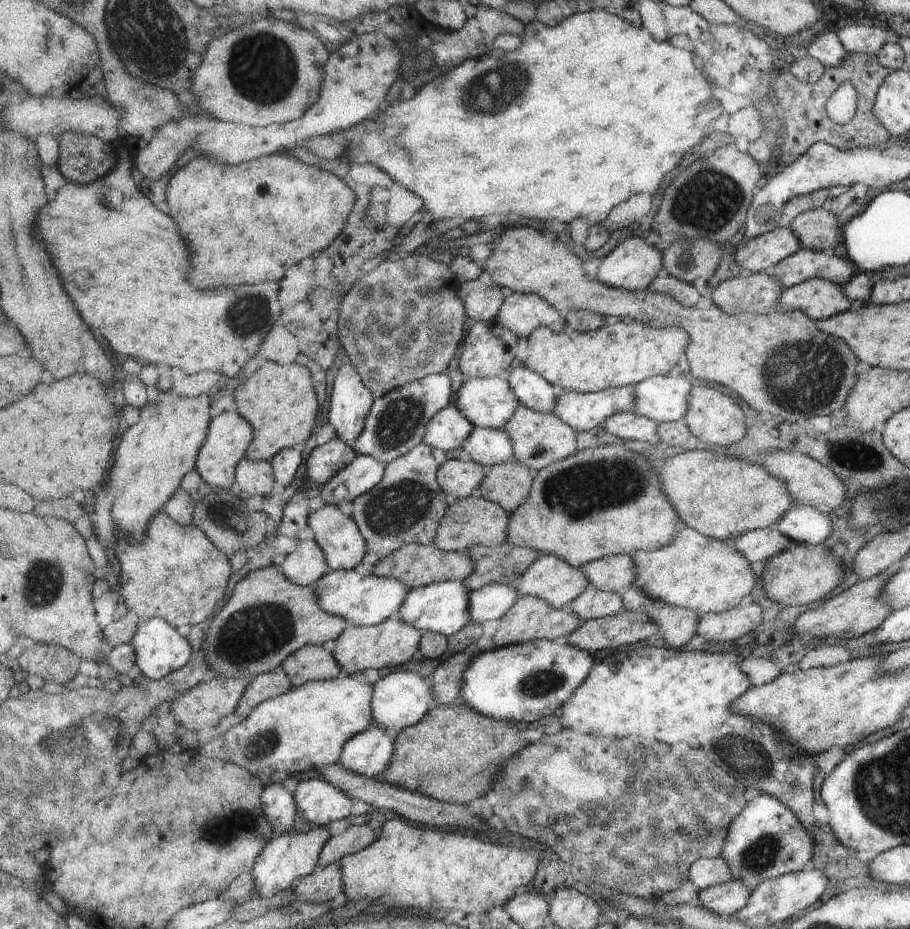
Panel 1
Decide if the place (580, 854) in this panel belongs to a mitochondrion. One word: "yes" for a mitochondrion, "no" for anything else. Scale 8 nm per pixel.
no

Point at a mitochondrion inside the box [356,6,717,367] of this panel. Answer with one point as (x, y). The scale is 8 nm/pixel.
(486, 94)

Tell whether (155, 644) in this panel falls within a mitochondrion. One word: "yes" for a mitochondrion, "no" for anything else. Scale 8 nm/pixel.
no

